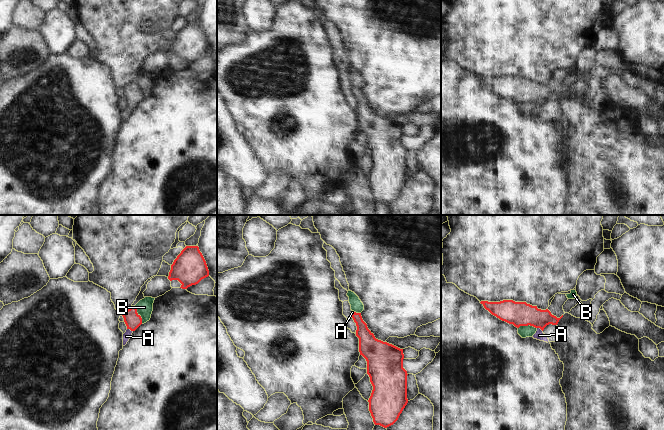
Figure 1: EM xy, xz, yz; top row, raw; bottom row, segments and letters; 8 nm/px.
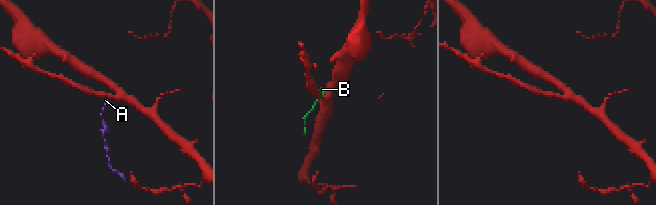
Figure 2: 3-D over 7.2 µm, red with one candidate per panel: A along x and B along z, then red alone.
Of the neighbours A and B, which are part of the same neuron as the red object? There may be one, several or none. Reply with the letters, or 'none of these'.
A

